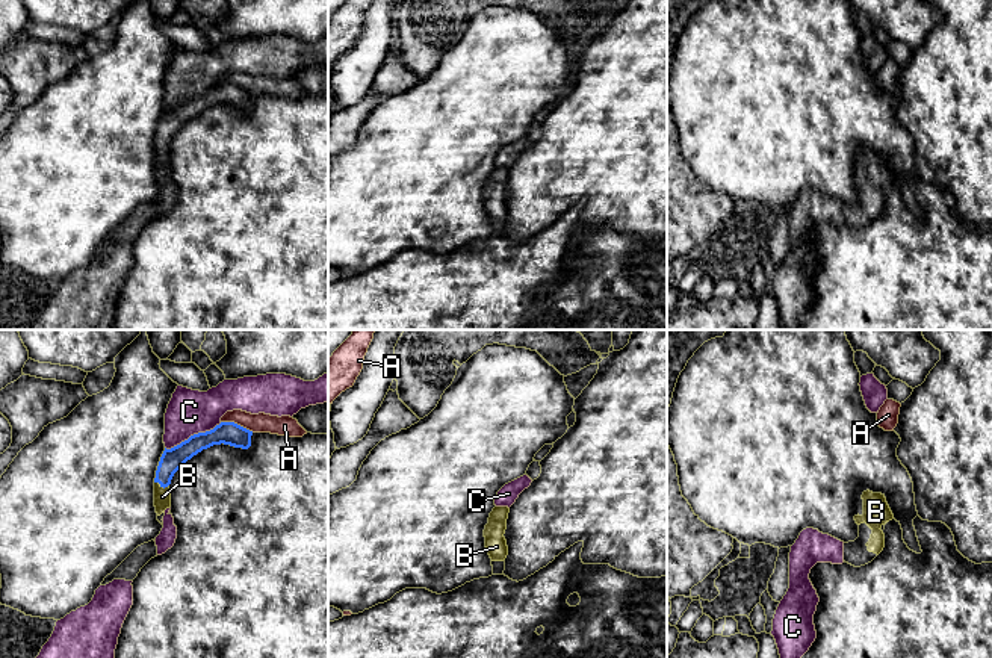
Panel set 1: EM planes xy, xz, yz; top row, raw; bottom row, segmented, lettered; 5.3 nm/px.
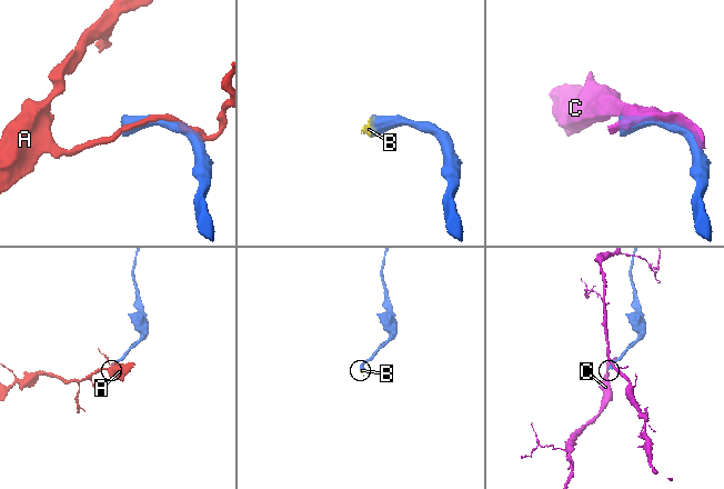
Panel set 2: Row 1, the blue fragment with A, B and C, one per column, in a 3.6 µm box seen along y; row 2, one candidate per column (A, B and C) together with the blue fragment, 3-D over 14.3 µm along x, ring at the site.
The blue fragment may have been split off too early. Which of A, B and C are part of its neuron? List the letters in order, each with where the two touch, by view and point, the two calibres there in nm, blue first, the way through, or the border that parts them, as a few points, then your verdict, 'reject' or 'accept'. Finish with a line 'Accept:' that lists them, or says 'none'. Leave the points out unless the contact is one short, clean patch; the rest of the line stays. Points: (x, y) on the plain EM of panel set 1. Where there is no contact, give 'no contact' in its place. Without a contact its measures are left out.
A: xy (236, 85) | 130/100 nm | reject
B: xy (162, 147) | 120/100 nm | across xy (171, 121), (164, 135), (162, 147), (162, 158) | accept
C: xy (194, 96) | 130/240 nm | reject
Accept: B

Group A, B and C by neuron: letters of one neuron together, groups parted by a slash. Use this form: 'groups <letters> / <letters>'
groups A / B / C

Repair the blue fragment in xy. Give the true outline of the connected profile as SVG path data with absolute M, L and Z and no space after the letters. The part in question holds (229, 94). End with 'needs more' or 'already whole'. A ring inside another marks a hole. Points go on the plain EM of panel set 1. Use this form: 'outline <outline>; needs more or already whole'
outline M221 83L213 91L191 97L180 106L163 112L154 139L154 168L157 182L163 186L165 171L171 168L169 145L174 135L194 116L213 106L230 106L248 110L253 92L234 85Z; needs more

